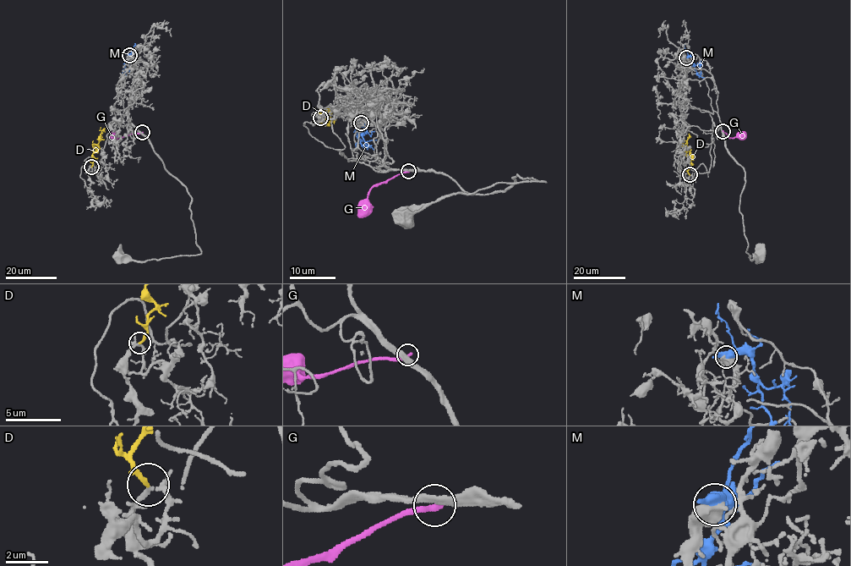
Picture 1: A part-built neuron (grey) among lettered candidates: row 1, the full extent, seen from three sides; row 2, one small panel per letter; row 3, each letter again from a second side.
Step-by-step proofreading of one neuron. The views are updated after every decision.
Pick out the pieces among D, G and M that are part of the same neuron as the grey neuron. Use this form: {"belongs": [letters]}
{"belongs": ["D"]}

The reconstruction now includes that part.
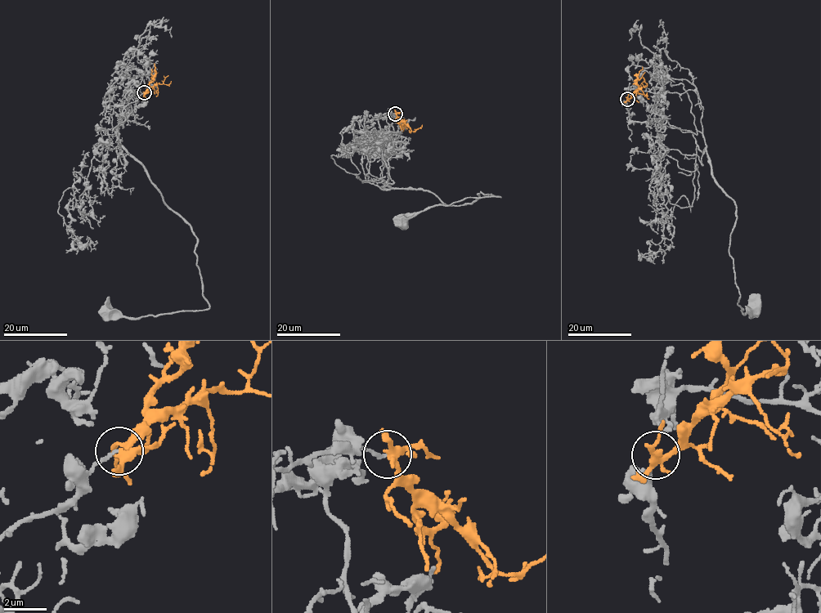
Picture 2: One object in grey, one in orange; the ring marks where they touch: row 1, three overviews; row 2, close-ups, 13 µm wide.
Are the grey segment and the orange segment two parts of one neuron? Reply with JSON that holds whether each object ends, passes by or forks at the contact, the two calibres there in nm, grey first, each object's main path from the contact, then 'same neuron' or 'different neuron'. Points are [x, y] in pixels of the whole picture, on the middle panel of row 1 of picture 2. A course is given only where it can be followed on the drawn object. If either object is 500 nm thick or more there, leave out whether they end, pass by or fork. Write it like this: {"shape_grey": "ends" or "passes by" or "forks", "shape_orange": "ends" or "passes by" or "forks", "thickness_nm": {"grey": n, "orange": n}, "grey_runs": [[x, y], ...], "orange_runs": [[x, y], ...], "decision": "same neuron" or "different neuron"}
{"shape_grey": "ends", "shape_orange": "forks", "thickness_nm": {"grey": 140, "orange": 280}, "grey_runs": [[395, 114], [376, 117], [385, 134], [378, 186], [421, 188], [447, 205], [482, 192], [500, 196], [401, 219]], "orange_runs": [[395, 114], [411, 131], [419, 129], [422, 125]], "decision": "different neuron"}

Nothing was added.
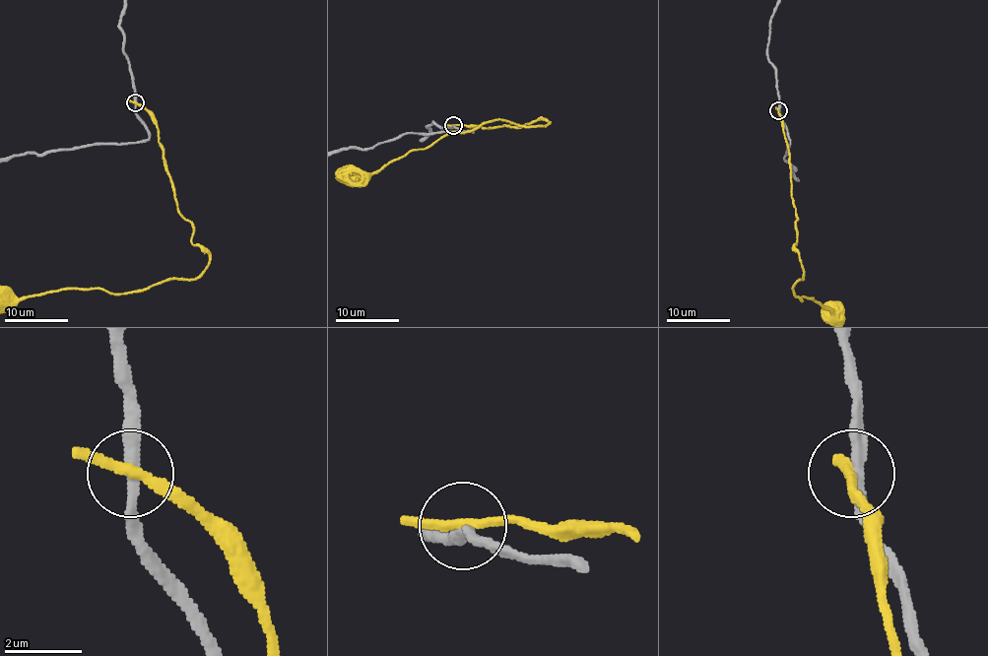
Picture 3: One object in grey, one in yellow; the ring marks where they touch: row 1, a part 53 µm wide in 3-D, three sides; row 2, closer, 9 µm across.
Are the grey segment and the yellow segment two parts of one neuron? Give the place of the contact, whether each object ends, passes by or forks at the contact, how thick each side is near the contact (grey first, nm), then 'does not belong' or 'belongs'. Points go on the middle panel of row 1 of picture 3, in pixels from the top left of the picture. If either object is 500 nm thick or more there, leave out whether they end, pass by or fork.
place (453, 125); grey passes by; yellow passes by; calibres 300 and 240 nm; does not belong

